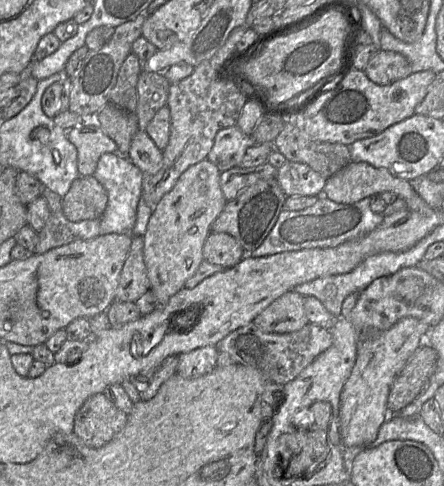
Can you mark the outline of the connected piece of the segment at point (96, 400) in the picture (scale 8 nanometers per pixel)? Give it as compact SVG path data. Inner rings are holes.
M102 393L90 396L78 410L73 432L88 447L100 448L125 427L127 414Z

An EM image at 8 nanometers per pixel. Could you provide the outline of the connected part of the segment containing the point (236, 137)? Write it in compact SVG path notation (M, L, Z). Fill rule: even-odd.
M237 125L220 129L214 137L214 143L207 158L219 169L220 172L236 167L242 161L246 150L254 144L249 134L242 132Z

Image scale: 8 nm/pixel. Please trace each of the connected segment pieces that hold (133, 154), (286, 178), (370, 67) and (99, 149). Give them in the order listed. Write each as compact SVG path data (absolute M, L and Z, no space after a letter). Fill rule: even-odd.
M139 130L133 136L127 157L143 174L154 174L162 166L162 150L145 131Z
M286 161L278 168L277 181L282 191L289 196L317 196L326 180L308 165Z
M379 50L368 61L363 71L372 82L378 85L390 85L412 73L404 55L386 50Z
M86 119L82 124L65 130L68 140L77 149L79 174L94 174L99 158L104 153L116 153L116 143L93 120Z

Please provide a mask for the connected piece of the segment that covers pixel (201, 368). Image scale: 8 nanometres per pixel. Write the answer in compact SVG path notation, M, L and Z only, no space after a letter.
M209 345L180 354L176 374L185 379L208 374L217 366L218 353L216 345Z

